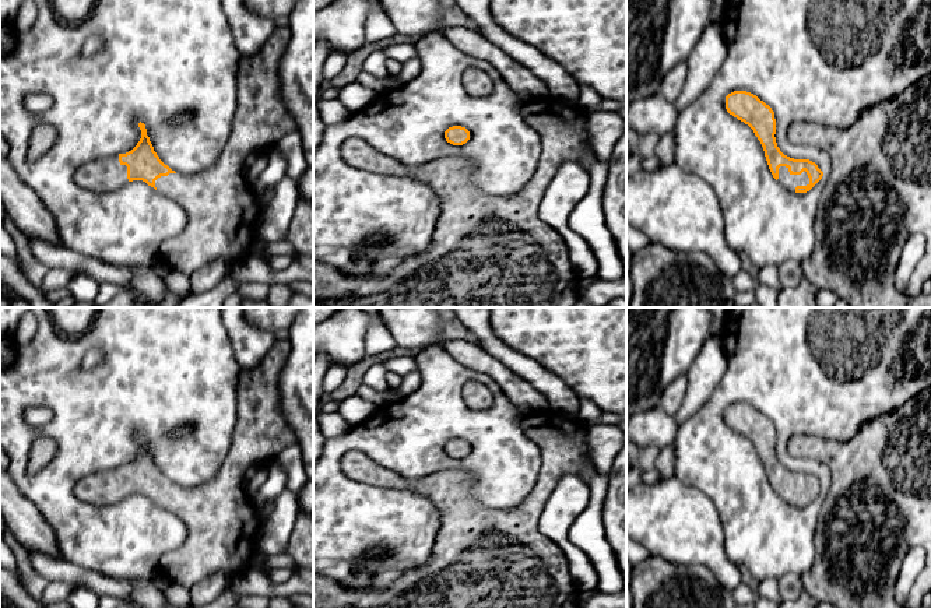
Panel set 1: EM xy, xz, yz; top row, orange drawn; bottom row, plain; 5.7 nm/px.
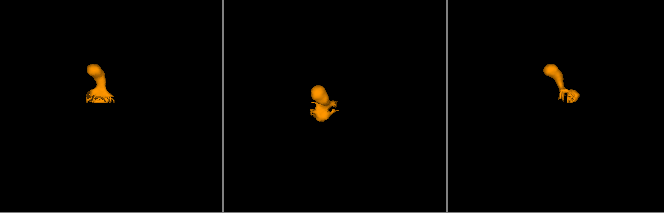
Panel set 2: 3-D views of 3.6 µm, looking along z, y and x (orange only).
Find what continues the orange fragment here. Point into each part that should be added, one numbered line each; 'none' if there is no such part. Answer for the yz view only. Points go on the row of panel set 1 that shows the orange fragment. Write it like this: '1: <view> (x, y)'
1: yz (790, 182)

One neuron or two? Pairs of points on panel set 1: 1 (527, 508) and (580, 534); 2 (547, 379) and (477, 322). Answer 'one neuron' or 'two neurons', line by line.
1: two neurons
2: one neuron

